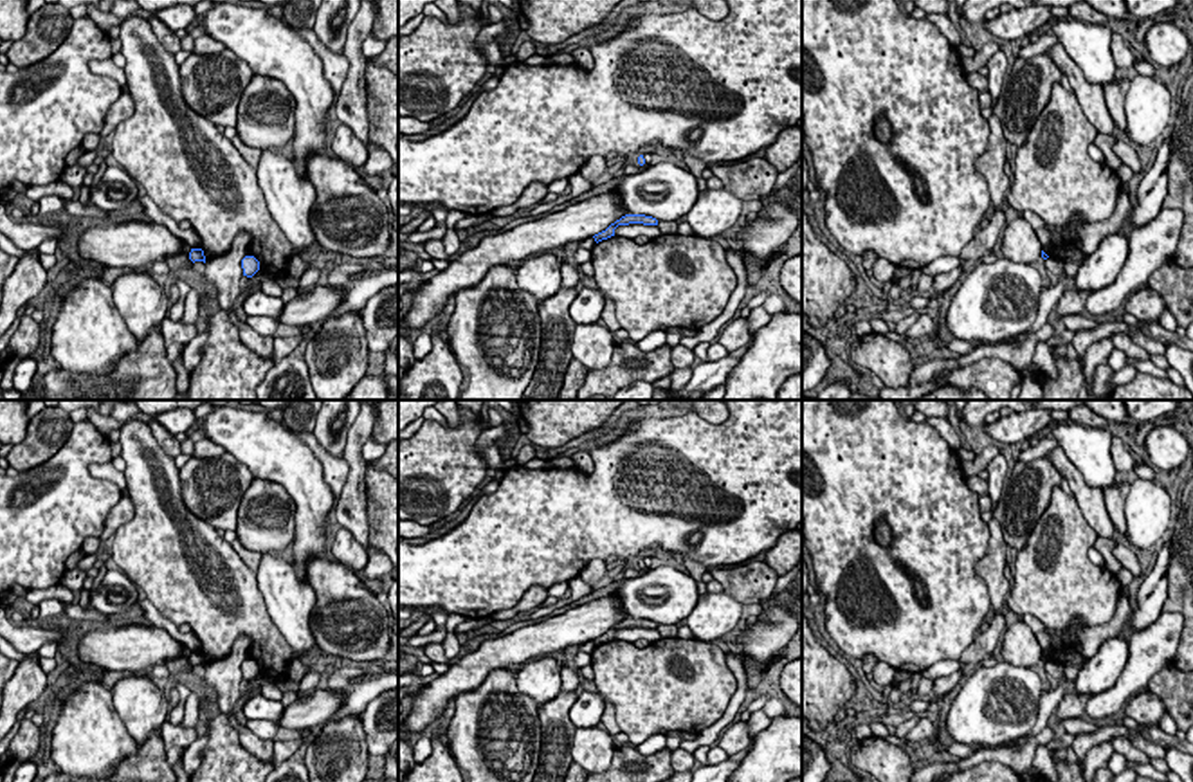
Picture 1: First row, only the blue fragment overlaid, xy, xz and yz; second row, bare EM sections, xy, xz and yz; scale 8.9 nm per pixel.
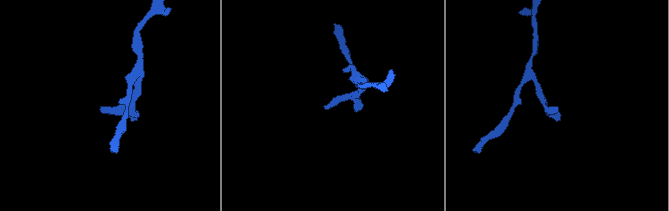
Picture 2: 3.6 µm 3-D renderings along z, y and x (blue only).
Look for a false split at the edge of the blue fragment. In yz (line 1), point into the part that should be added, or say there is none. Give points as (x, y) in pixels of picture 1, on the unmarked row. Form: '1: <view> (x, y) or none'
1: none

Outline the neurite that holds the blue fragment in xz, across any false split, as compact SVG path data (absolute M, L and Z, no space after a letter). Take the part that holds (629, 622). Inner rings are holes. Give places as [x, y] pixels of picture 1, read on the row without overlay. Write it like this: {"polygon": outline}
{"polygon": "M625 618L620 623L616 623L615 627L611 627L606 634L595 638L595 645L602 645L607 643L611 640L615 640L615 632L618 629L629 629L629 627L643 627L643 629L658 629L658 623L652 620L645 620L645 618Z"}

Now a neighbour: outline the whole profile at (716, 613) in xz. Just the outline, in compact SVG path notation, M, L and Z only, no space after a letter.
M728 593L699 595L697 605L687 616L687 627L694 640L710 643L723 634L741 627L744 620L742 604Z

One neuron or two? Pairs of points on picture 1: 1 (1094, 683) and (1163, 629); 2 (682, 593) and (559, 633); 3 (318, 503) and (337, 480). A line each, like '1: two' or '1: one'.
1: two
2: two
3: two

